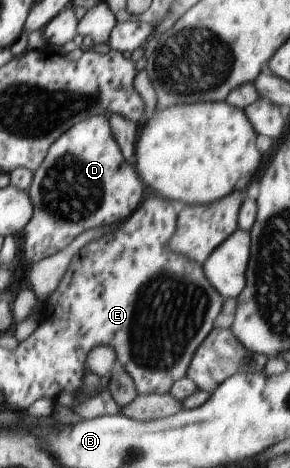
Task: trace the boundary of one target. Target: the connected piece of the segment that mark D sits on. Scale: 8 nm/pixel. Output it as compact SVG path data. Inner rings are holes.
M97 114L87 117L52 145L44 164L34 172L34 180L28 193L36 206L36 216L24 229L24 257L31 264L39 263L42 259L69 247L86 231L119 225L140 208L146 186L135 164L125 159L121 146L113 135L109 115Z

